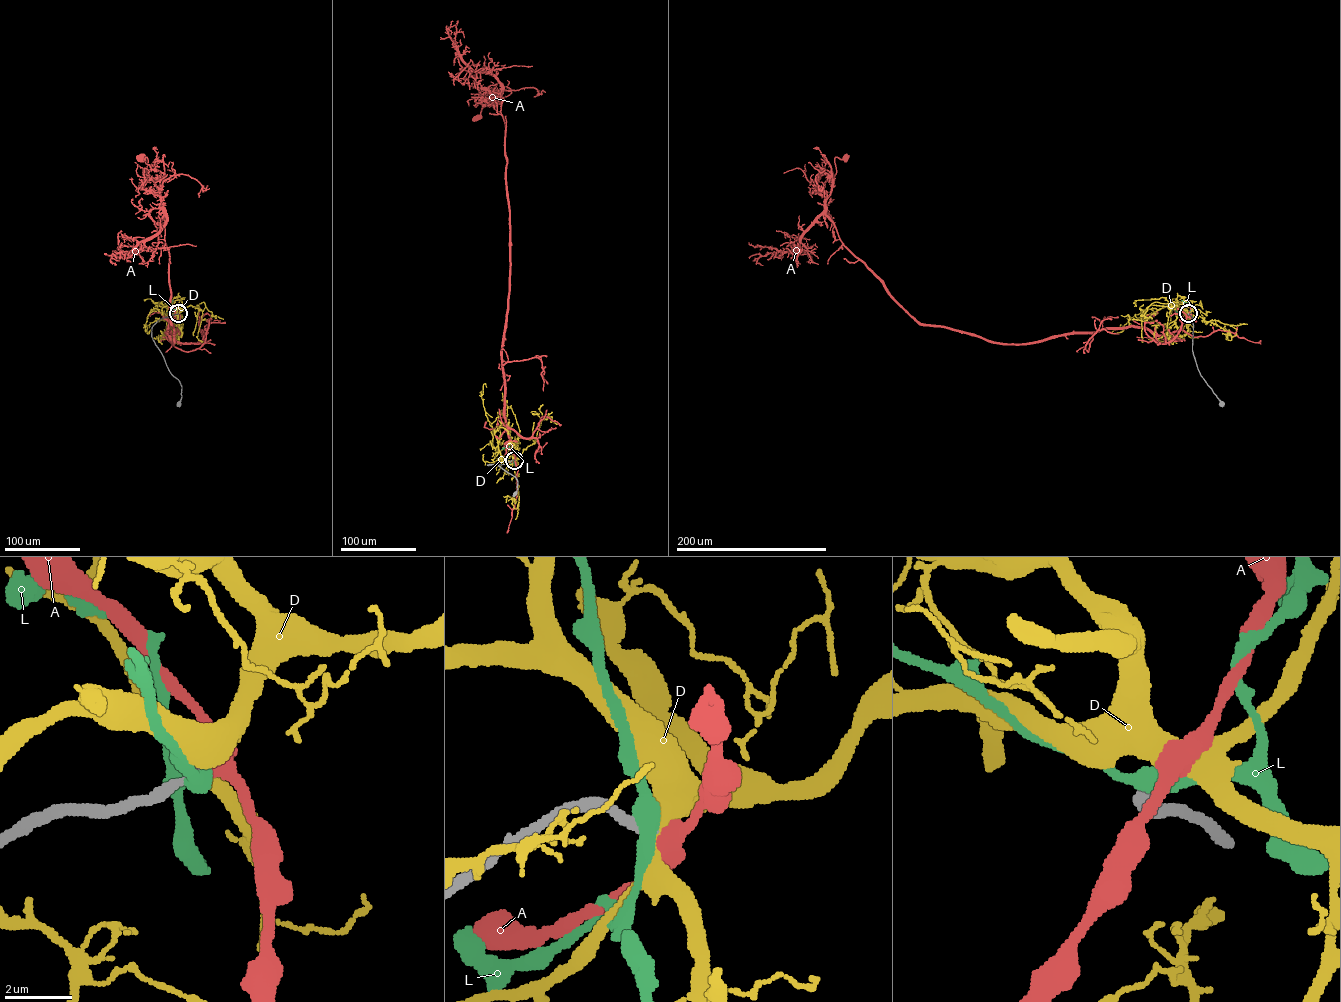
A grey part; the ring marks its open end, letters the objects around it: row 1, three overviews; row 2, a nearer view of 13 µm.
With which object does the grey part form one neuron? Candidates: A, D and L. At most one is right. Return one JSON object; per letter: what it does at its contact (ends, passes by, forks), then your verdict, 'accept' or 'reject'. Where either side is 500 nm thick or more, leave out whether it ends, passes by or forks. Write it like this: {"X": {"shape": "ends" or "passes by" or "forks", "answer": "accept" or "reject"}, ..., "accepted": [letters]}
{"A": {"answer": "reject"}, "D": {"shape": "passes by", "answer": "accept"}, "L": {"answer": "reject"}, "accepted": ["D"]}

